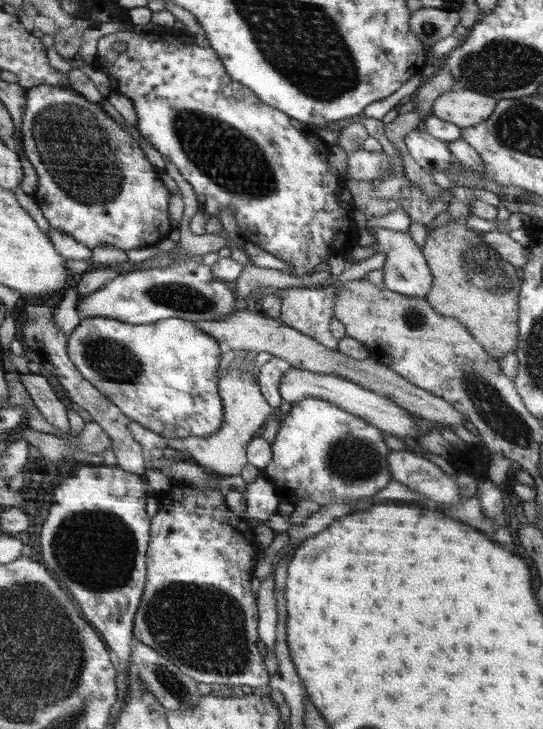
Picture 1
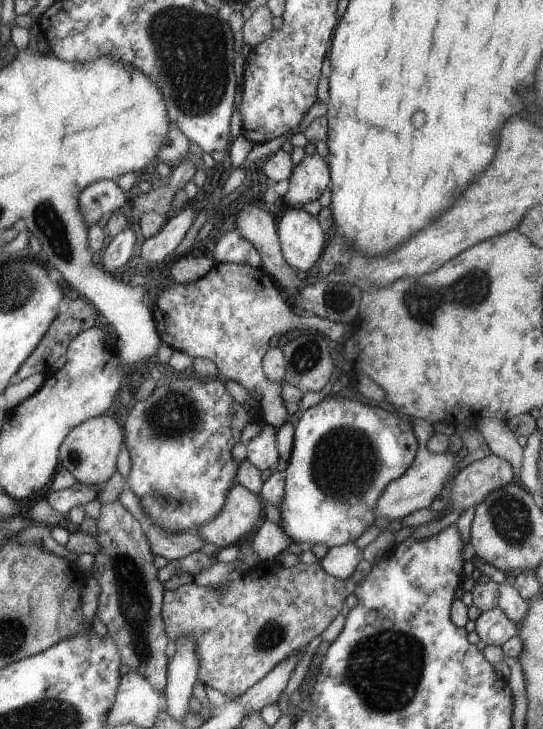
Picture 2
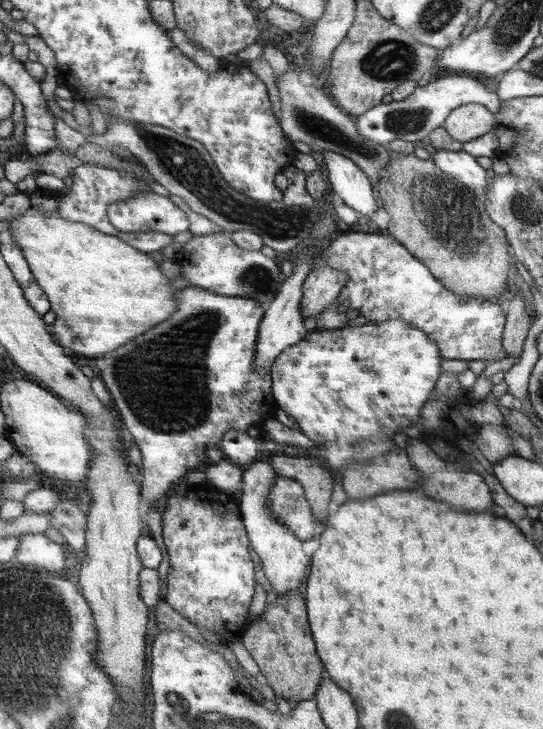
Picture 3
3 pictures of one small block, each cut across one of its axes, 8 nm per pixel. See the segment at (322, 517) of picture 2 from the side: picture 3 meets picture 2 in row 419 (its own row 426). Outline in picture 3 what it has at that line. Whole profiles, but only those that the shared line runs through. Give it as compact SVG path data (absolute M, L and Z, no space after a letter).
M402 321L368 322L363 326L348 325L336 330L313 330L309 332L304 341L297 342L296 345L289 346L288 349L284 350L271 365L273 398L276 405L279 406L281 416L292 416L298 422L302 433L306 434L310 440L316 442L312 451L318 457L318 461L322 461L322 465L338 477L345 464L353 462L365 463L368 459L371 460L375 456L386 454L397 447L392 438L393 434L402 432L402 428L410 427L418 422L426 403L428 403L433 390L437 386L438 377L442 374L440 365L443 360L438 343L431 340L425 331L417 327L411 327L409 323Z

